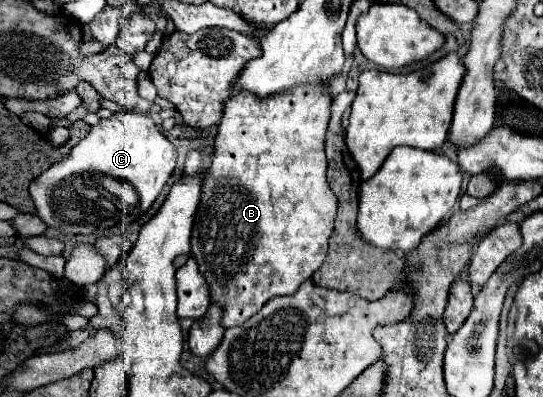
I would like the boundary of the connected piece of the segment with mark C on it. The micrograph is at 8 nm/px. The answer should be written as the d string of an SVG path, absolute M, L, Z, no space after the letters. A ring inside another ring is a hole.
M125 110L93 126L65 158L49 166L41 176L37 176L37 180L33 180L29 192L39 218L49 228L69 236L97 234L117 224L135 222L139 216L143 216L173 174L175 162L175 146L159 132L155 122L147 118L147 114ZM105 180L129 184L137 196L137 202L127 206L127 202L107 190Z

